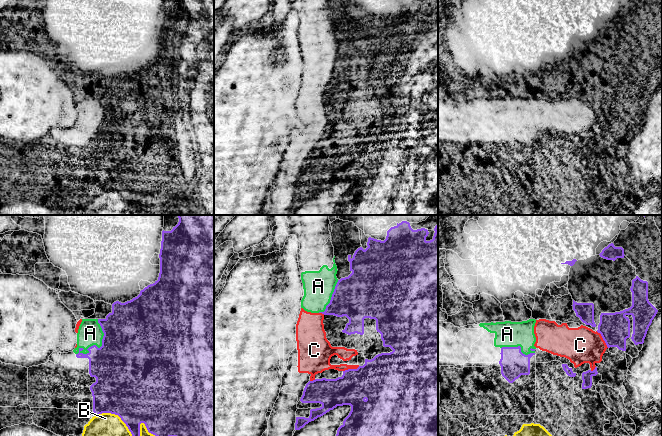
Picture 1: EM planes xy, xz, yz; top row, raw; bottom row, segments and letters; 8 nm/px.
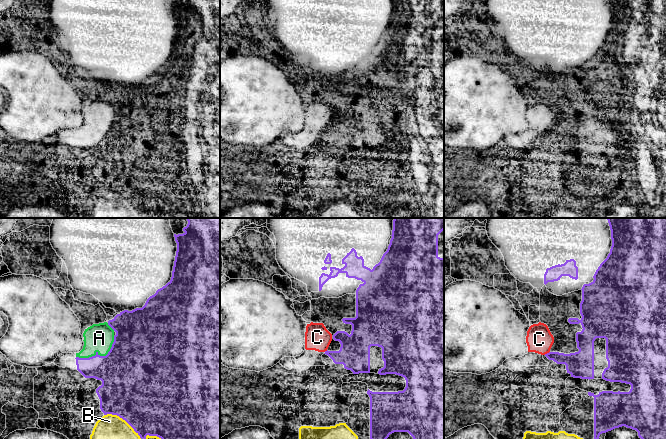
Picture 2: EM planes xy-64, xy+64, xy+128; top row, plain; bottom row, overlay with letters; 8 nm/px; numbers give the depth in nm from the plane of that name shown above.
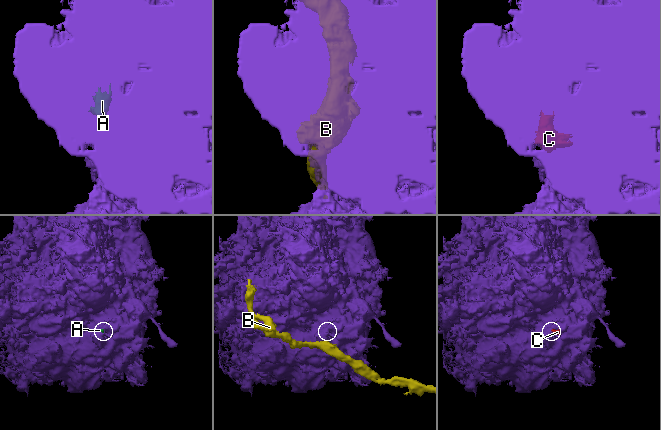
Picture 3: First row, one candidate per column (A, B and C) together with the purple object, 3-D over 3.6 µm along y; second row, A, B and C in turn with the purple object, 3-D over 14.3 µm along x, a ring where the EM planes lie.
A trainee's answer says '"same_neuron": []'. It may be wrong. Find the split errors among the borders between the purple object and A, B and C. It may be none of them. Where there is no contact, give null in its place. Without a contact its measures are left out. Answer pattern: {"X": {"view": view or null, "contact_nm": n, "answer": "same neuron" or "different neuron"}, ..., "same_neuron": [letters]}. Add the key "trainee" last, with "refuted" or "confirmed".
{"A": {"view": "xy", "contact_nm": 340, "answer": "different neuron"}, "B": {"view": "xy", "contact_nm": 380, "answer": "different neuron"}, "C": {"view": "yz", "contact_nm": 170, "answer": "different neuron"}, "same_neuron": [], "trainee": "confirmed"}

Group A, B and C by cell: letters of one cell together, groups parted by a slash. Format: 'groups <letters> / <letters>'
groups A C / B

